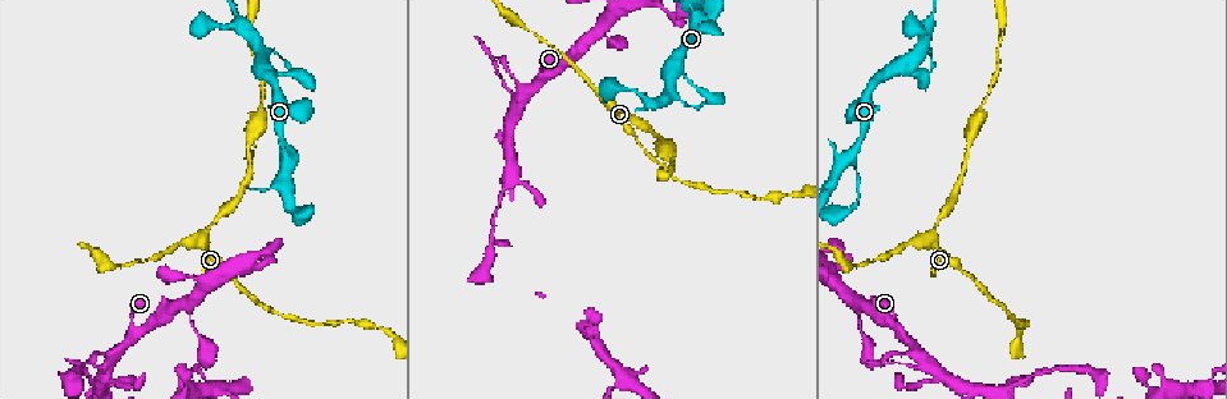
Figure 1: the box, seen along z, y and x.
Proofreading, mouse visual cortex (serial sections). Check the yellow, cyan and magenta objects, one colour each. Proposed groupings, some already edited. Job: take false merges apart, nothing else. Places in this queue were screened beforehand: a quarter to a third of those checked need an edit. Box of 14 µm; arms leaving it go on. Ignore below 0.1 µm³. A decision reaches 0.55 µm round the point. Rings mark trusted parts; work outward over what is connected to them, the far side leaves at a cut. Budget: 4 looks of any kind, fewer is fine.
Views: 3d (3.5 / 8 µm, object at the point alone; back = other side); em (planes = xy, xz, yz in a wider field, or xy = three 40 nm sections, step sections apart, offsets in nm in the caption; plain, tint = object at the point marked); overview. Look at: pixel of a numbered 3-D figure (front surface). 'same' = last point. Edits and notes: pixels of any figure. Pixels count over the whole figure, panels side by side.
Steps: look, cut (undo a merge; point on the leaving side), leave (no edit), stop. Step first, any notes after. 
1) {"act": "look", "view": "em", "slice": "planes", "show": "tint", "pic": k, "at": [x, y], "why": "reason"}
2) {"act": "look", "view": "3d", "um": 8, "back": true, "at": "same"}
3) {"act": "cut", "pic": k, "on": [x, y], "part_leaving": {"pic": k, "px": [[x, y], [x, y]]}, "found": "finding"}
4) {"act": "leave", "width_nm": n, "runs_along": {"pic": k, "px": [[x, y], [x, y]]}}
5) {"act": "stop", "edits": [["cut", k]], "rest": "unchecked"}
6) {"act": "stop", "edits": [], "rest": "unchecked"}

{"act": "look", "view": "3d", "um": 3.5, "pic": 1, "at": [623, 113], "why": "thick turns thin"}

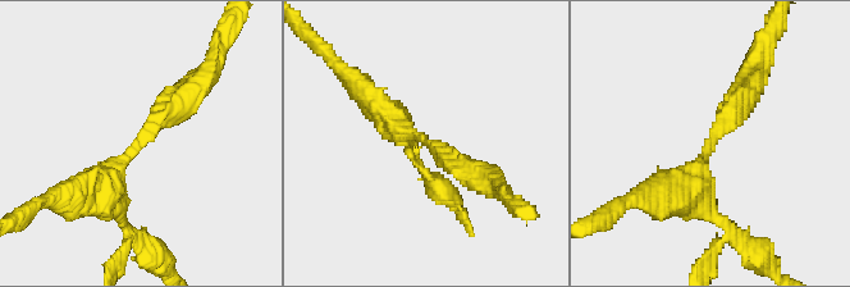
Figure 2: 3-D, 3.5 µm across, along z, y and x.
{"act": "leave", "arm_widths_nm": [300, 300], "runs_along": {"pic": 2, "px": [[123, 214], [112, 171], [193, 89]]}, "found": "continuous, no second cell"}

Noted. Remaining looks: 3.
{"act": "look", "view": "3d", "um": 8, "pic": 1, "at": [693, 28], "why": "side arm on a straight run"}

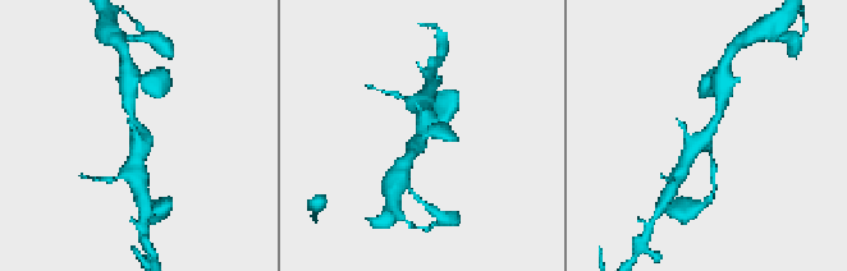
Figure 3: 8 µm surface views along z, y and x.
{"act": "look", "view": "3d", "um": 3.5, "back": true, "pic": 3, "at": [707, 140]}

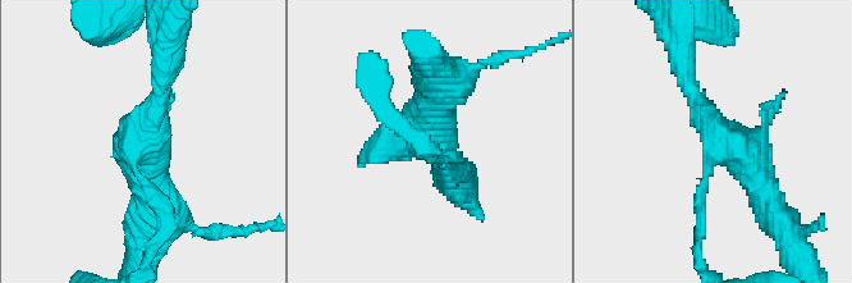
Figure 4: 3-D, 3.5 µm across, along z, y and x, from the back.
{"act": "leave", "runs_along": {"pic": 4, "px": [[681, 65], [766, 204]]}, "found": "all the same cell"}

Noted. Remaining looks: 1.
{"act": "stop", "edits": [], "rest": "unchecked"}

